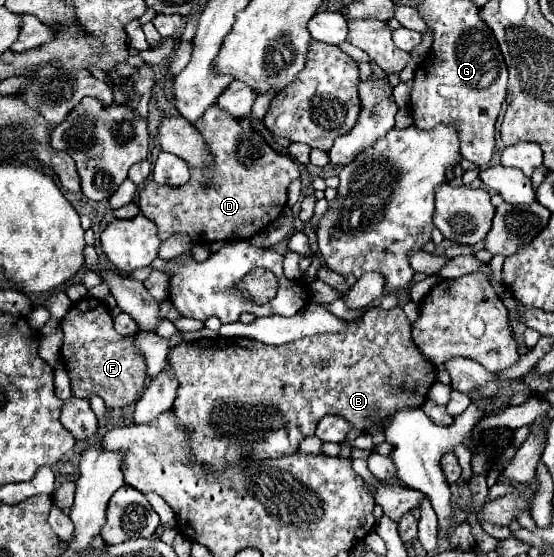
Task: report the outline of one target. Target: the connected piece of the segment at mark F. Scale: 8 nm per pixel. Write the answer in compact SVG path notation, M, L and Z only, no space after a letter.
M86 296L72 304L60 326L64 332L62 364L70 374L74 396L90 398L96 394L110 408L132 404L140 396L146 384L146 362L132 346L134 336L120 336L114 332L112 316L102 300Z

